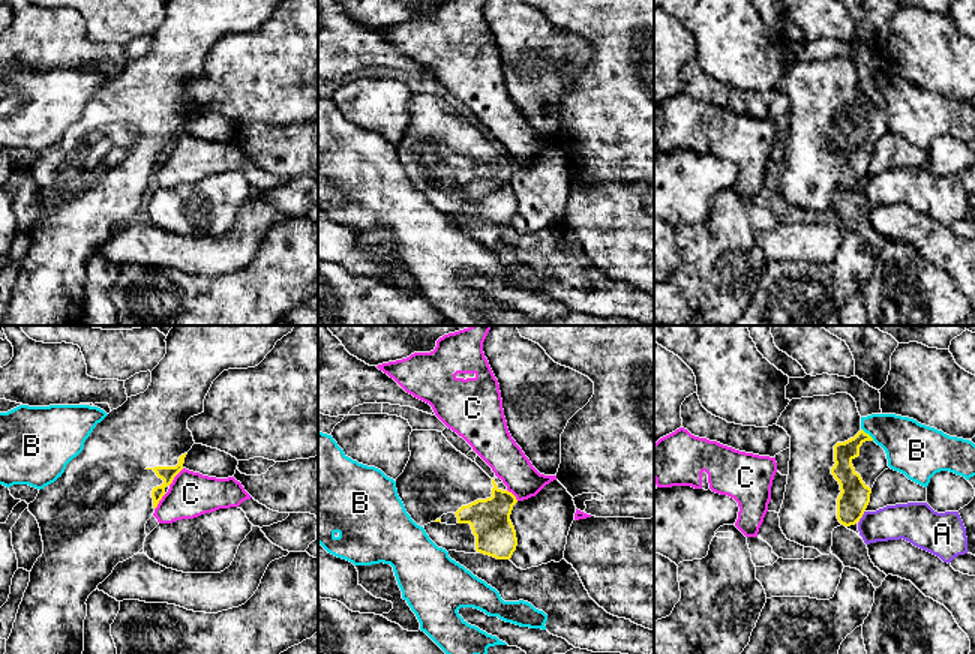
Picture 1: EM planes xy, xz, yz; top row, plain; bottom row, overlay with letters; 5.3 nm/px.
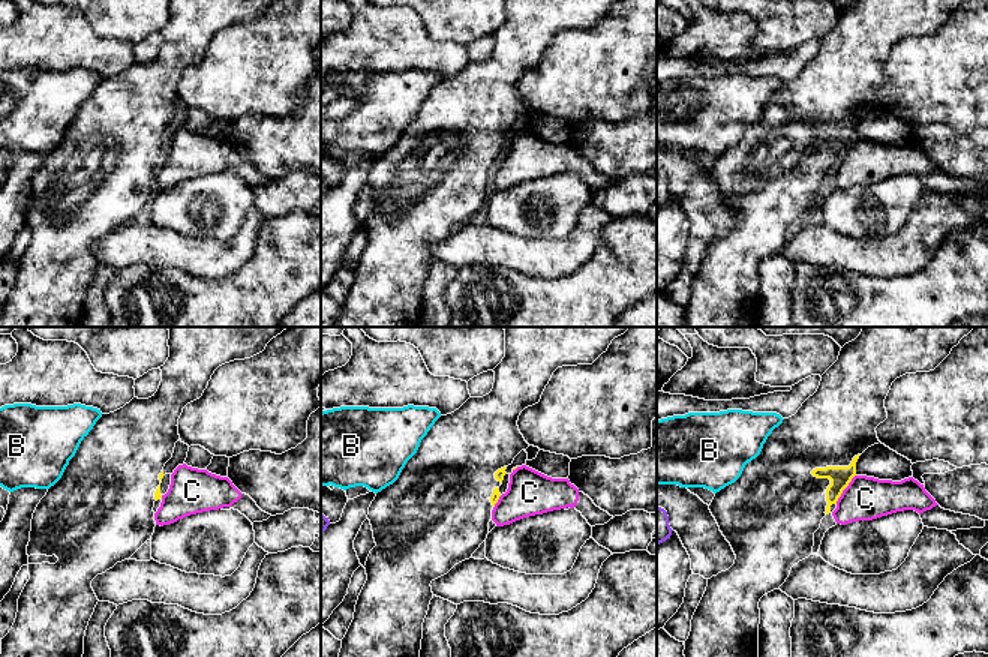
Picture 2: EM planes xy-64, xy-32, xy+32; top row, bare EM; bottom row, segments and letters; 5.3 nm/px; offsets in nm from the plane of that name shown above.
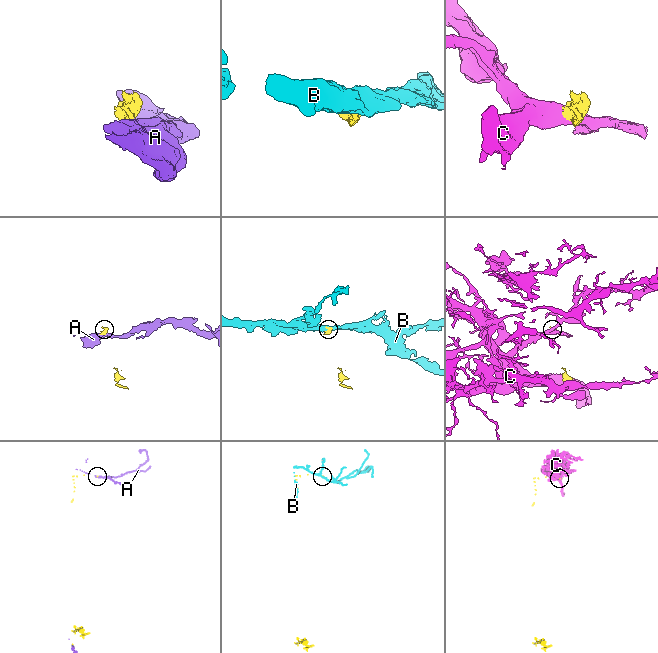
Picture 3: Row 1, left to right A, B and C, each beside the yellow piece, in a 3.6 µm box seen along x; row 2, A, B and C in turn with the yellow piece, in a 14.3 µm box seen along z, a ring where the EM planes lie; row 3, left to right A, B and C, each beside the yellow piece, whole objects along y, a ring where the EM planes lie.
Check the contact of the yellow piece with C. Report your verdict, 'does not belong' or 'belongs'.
does not belong

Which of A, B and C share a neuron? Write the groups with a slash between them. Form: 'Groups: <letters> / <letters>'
Groups: A / B / C

